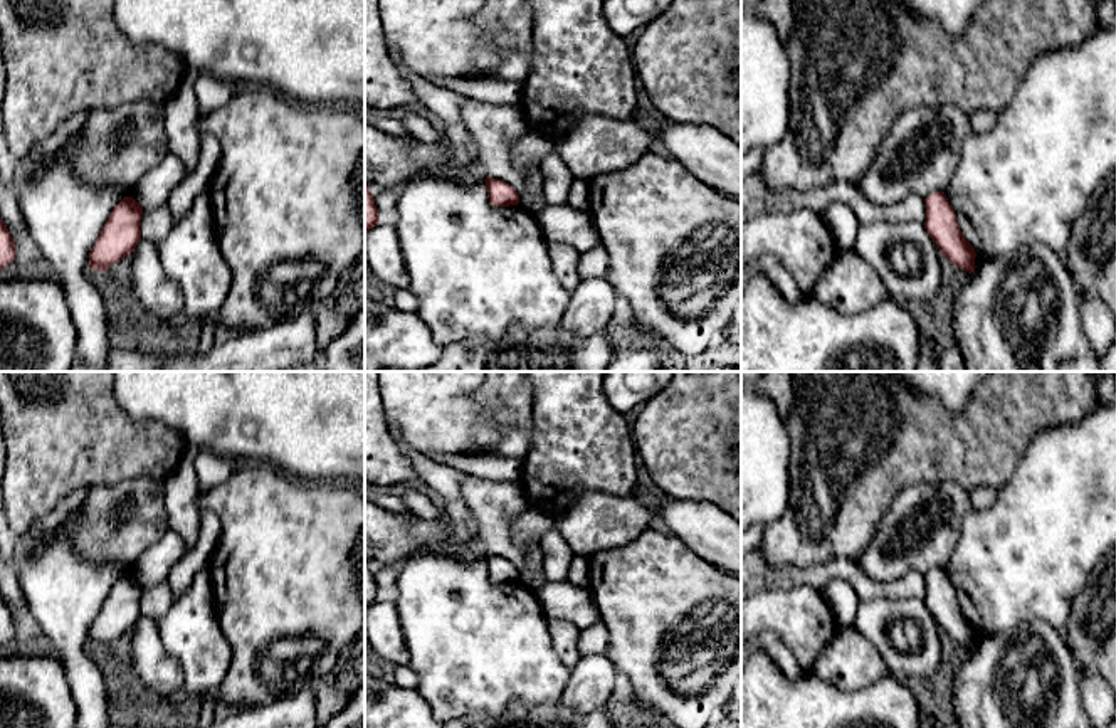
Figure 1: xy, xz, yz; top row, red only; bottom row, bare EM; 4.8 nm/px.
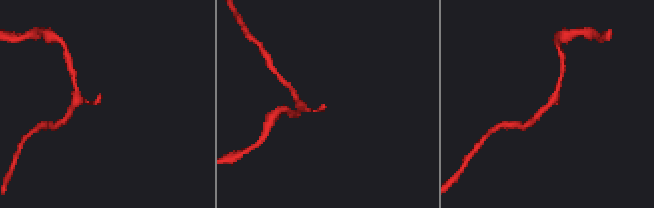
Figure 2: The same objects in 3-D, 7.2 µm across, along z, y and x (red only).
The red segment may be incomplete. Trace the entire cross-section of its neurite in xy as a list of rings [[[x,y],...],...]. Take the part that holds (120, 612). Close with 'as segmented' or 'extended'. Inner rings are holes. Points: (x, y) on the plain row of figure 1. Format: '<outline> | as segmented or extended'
[[[124,573],[111,588],[89,629],[89,646],[106,649],[108,644],[131,632],[141,617],[143,585],[133,573]]] | as segmented

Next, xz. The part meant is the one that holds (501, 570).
[[[486,553],[489,578],[494,583],[509,583],[519,580],[519,570],[506,558]]] | as segmented

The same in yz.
[[[934,568],[926,580],[924,605],[940,625],[941,632],[951,637],[956,644],[971,651],[975,647],[976,629],[963,614],[958,595],[950,582],[945,568]]] | as segmented

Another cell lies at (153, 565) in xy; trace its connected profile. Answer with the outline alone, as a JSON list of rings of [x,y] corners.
[[[168,526],[161,540],[133,563],[133,573],[143,588],[166,583],[170,570],[185,555],[185,550],[185,541]]]

